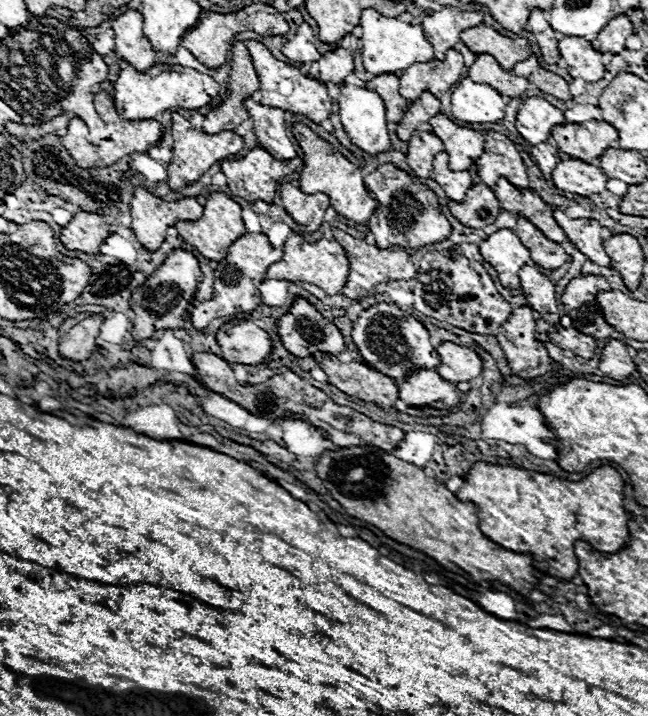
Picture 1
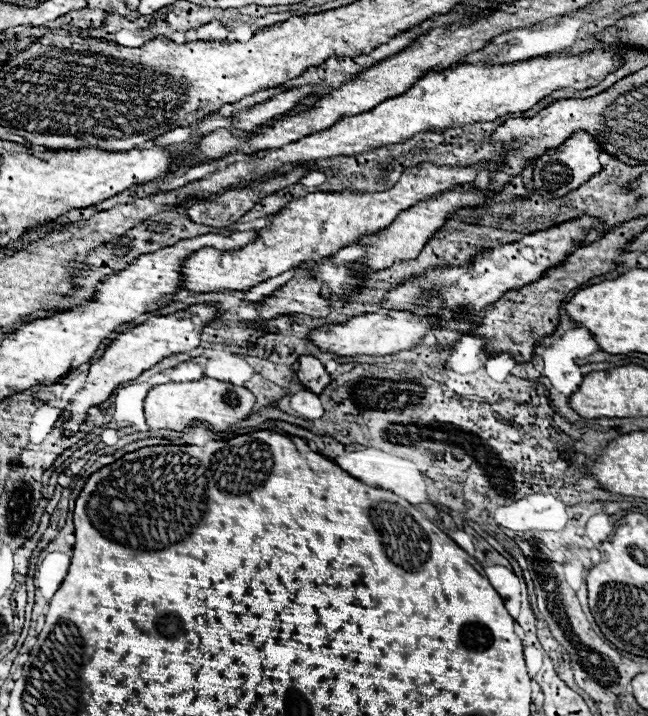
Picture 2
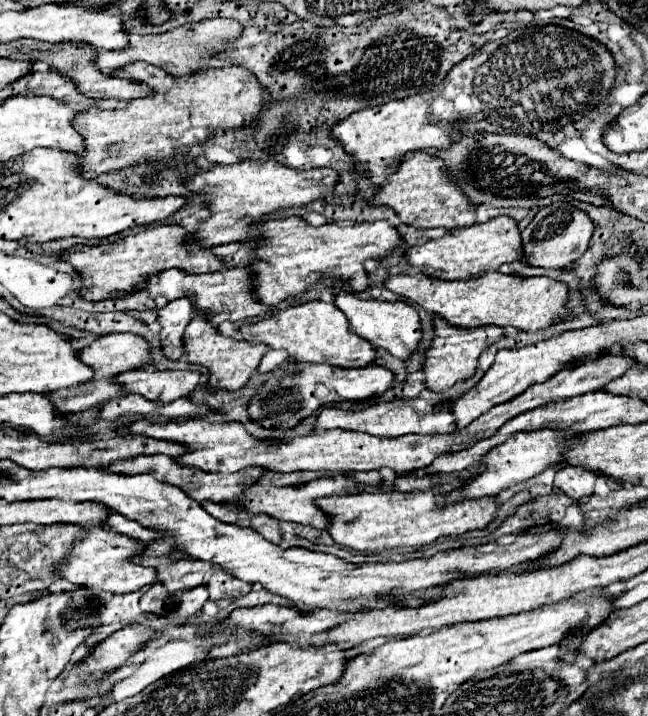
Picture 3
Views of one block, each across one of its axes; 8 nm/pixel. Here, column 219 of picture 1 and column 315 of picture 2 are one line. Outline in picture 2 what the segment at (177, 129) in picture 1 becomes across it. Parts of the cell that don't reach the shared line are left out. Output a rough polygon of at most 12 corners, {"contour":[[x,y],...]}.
{"contour":[[612,50],[462,64],[294,144],[182,188],[180,200],[286,164],[358,156],[418,132],[526,112],[596,86]]}

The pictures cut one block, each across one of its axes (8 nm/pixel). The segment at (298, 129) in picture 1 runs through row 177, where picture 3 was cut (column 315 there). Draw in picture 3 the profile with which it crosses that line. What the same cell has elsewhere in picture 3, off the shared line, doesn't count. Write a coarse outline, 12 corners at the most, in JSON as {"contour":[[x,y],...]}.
{"contour":[[302,302],[244,324],[246,342],[296,362],[362,368],[376,348],[344,312]]}

